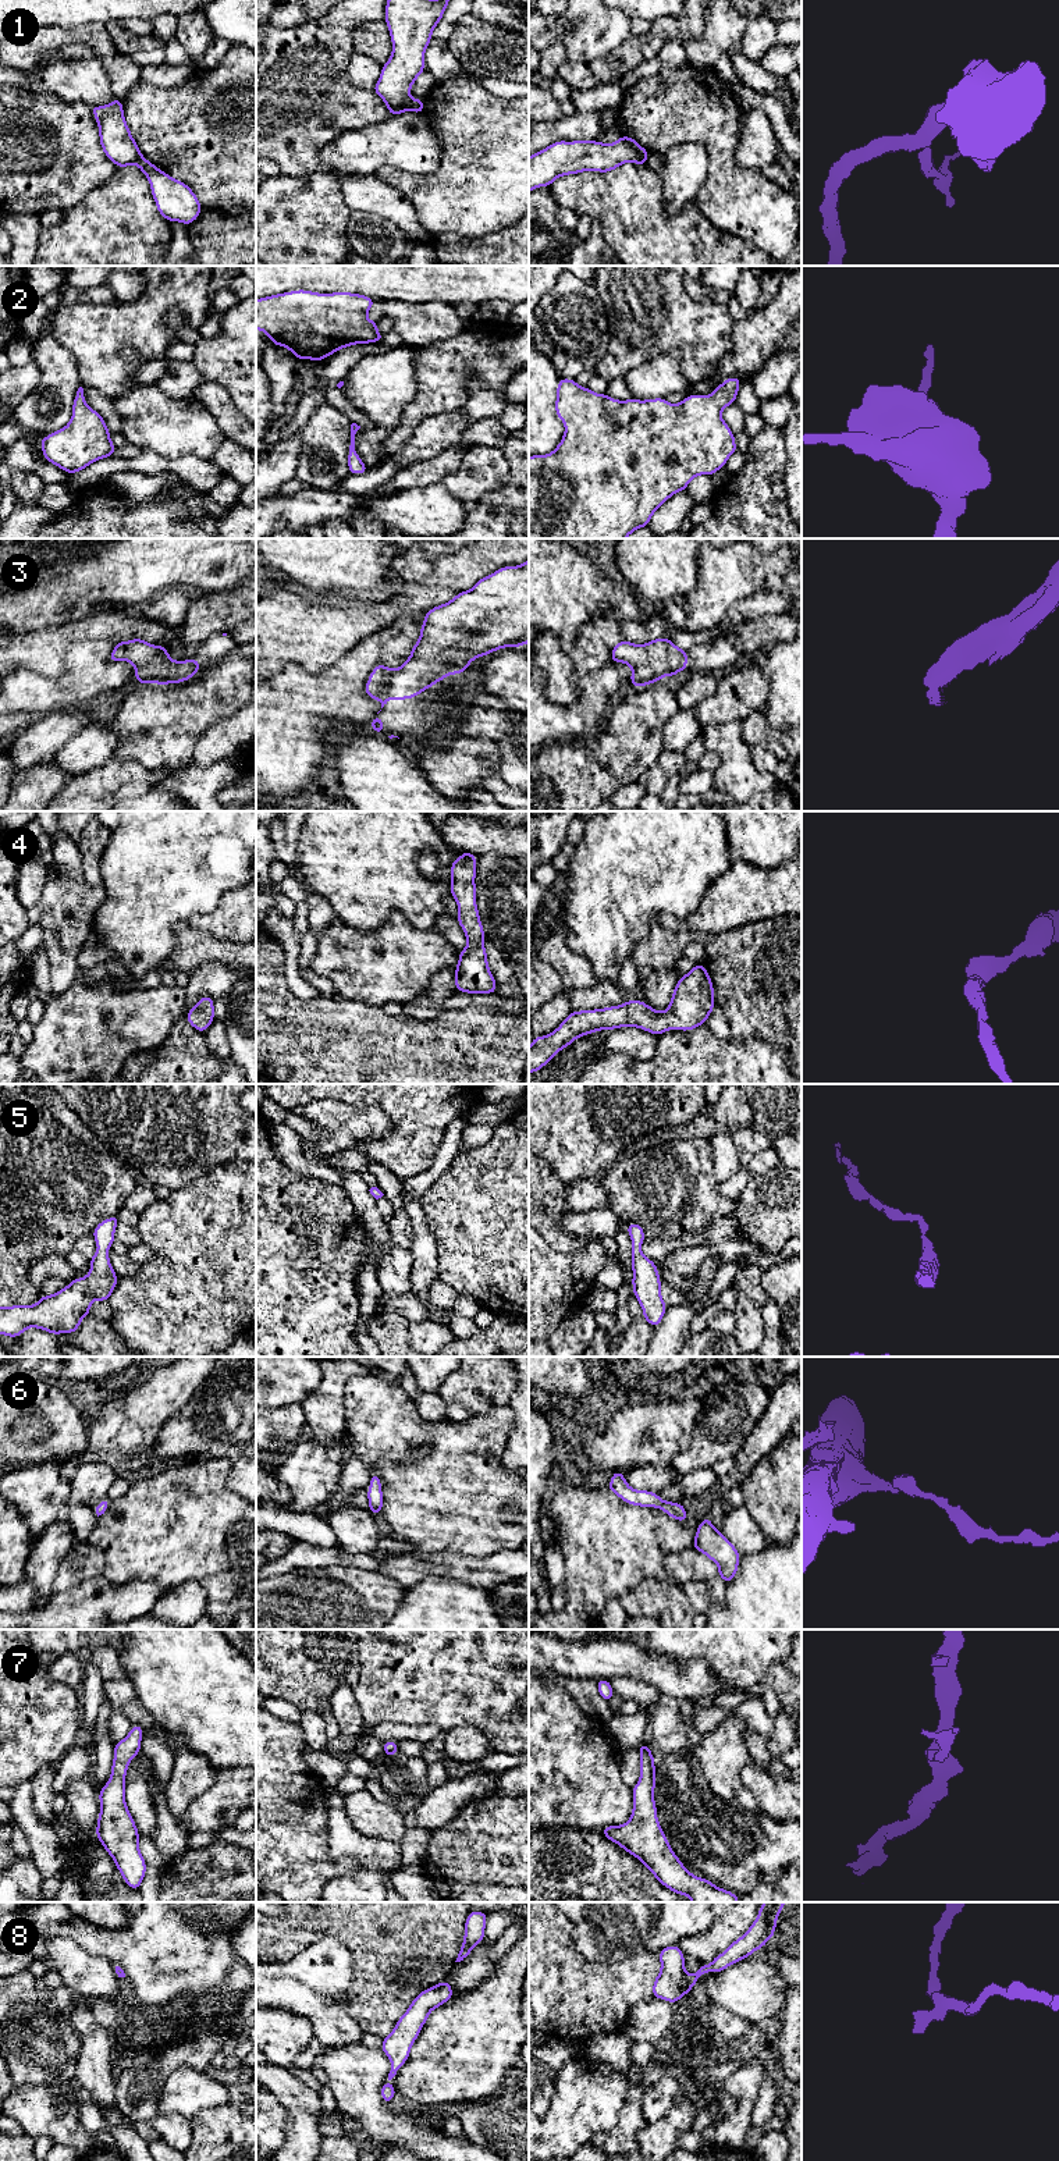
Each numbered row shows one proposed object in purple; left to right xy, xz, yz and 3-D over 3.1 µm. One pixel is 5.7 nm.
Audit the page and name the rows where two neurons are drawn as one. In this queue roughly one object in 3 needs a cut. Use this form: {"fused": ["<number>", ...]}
{"fused": ["1"]}

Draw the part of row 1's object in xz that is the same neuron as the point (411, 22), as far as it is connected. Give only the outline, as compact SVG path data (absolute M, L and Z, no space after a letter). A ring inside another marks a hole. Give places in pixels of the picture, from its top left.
M387 0L384 21L390 29L392 53L381 65L373 90L383 99L390 115L411 110L411 88L424 72L424 51L448 3L449 0Z

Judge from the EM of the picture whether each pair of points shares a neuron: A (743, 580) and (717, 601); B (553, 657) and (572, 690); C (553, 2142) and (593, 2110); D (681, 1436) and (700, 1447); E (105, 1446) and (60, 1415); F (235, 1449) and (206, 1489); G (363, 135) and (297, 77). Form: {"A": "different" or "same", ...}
{"A": "same", "B": "same", "C": "same", "D": "different", "E": "different", "F": "different", "G": "different"}

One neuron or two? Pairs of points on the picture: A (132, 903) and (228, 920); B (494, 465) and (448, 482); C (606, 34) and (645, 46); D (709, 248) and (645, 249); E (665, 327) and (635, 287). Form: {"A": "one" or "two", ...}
{"A": "two", "B": "one", "C": "two", "D": "one", "E": "one"}

